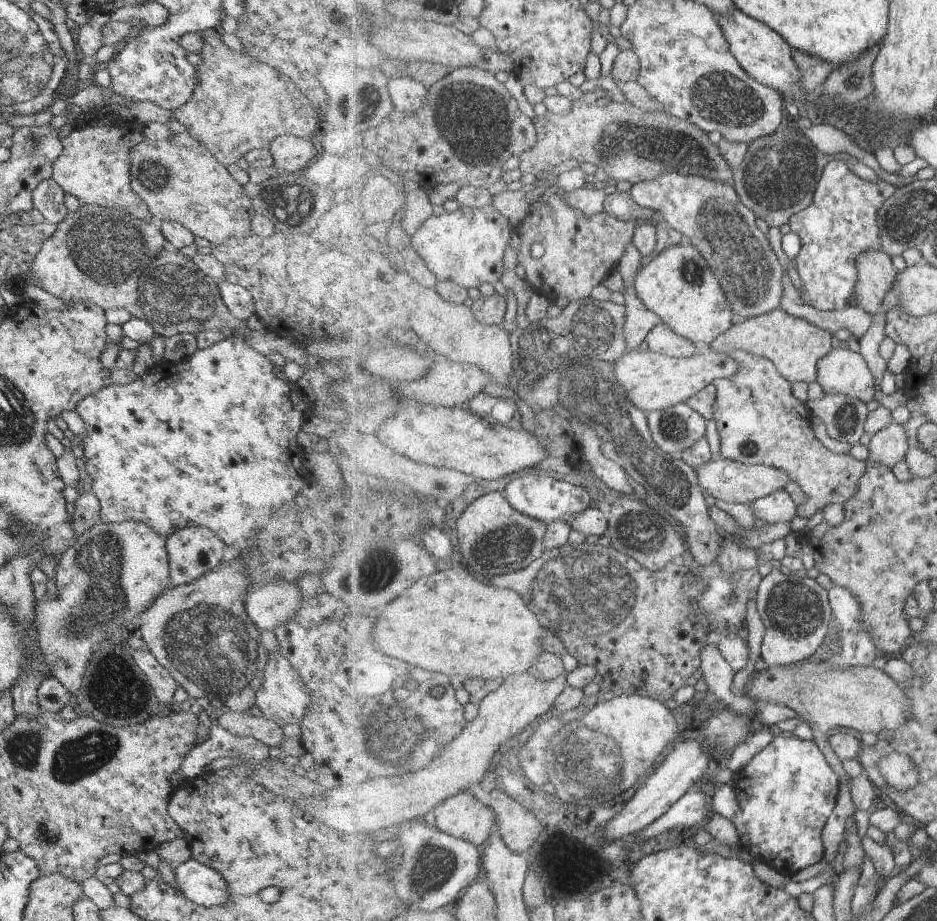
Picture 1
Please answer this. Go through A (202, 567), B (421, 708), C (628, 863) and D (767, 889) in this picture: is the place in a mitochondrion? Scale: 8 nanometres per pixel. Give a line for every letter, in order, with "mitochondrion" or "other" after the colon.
A: other
B: mitochondrion
C: other
D: other

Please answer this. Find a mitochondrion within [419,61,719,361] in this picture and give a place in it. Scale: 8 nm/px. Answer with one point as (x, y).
(478, 120)

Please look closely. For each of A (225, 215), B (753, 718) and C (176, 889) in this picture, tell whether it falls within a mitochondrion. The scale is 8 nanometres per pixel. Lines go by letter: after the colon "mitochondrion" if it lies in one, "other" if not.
A: other
B: other
C: other

